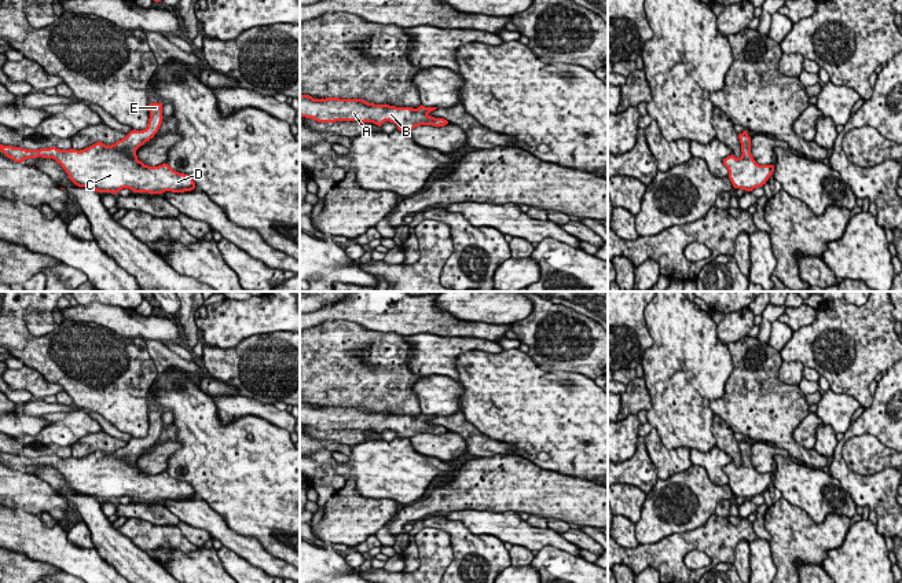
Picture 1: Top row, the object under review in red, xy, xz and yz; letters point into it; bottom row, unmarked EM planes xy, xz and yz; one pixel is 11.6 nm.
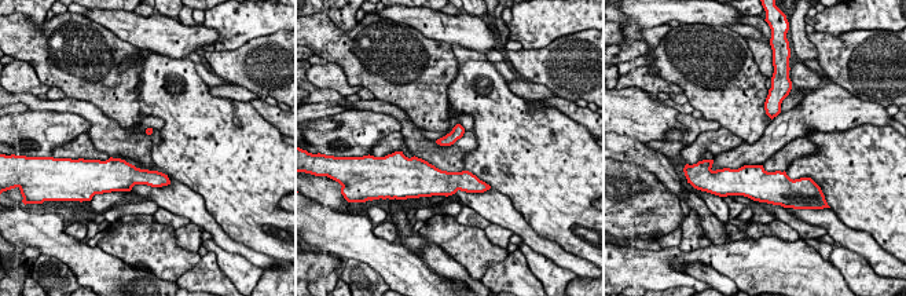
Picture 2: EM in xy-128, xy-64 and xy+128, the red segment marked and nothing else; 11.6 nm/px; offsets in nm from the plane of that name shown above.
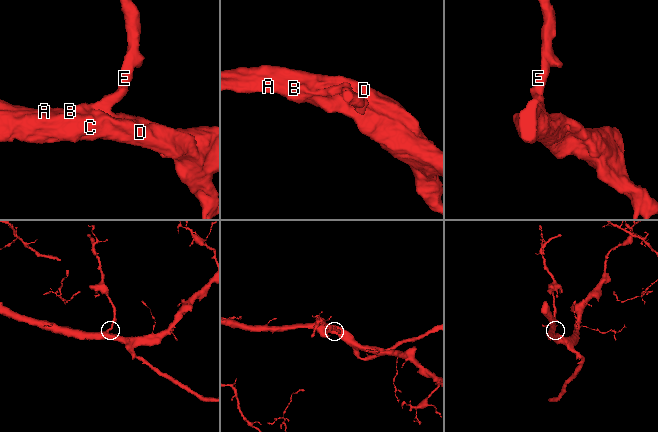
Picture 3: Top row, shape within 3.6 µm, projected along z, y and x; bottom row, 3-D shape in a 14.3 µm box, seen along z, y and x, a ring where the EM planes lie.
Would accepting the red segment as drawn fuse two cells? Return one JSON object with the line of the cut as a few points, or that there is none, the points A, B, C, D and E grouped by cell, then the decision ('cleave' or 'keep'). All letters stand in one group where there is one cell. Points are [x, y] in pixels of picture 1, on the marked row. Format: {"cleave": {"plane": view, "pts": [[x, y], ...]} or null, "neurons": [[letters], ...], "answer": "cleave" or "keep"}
{"cleave": null, "neurons": [["A", "B", "C", "D", "E"]], "answer": "keep"}

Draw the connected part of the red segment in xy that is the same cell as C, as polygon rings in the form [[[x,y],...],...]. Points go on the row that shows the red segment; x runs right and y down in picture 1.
[[[150,103],[147,128],[143,131],[133,129],[111,146],[98,142],[78,151],[56,147],[26,150],[0,144],[0,150],[15,162],[37,157],[52,158],[76,186],[98,192],[117,194],[122,188],[129,188],[133,192],[150,192],[151,195],[165,191],[191,191],[195,188],[195,183],[188,175],[173,170],[168,164],[148,166],[138,160],[136,150],[153,139],[162,124],[162,104]]]

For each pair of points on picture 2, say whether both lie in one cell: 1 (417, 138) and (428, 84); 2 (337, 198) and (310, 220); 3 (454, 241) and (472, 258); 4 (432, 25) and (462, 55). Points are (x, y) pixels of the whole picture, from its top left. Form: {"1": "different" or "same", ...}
{"1": "different", "2": "different", "3": "same", "4": "different"}

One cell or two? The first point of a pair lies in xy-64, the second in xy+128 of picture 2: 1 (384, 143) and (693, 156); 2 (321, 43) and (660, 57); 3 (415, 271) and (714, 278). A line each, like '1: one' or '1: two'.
1: one
2: one
3: one

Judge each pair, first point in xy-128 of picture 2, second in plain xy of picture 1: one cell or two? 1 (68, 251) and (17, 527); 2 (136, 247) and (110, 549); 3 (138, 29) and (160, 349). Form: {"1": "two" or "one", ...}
{"1": "one", "2": "two", "3": "two"}

